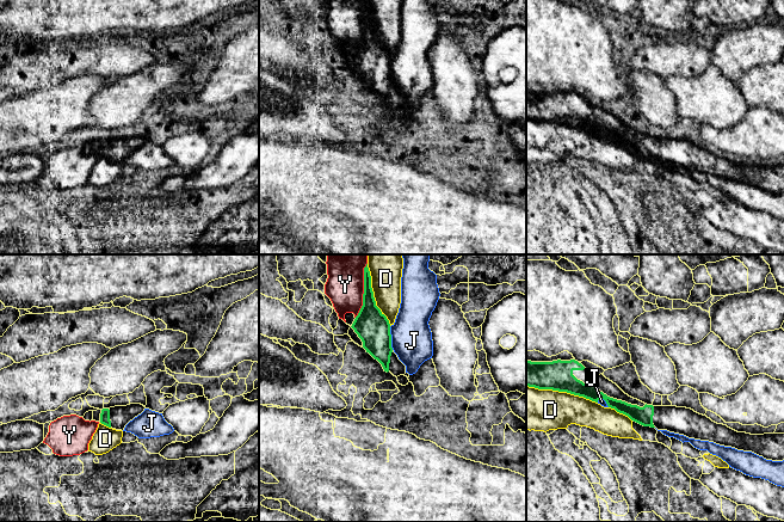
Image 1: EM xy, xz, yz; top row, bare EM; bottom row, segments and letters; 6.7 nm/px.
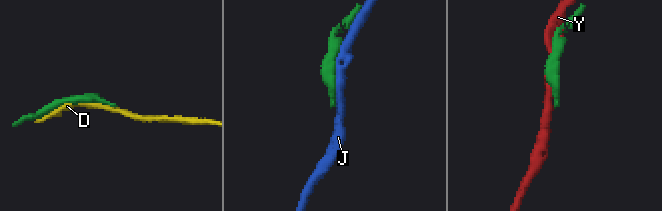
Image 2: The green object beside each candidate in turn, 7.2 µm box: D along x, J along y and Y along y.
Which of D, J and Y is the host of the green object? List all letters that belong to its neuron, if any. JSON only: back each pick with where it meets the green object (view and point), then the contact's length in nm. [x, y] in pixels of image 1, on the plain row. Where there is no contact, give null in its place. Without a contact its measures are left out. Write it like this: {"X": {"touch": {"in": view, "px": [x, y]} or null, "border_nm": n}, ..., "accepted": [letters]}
{"accepted": []}

